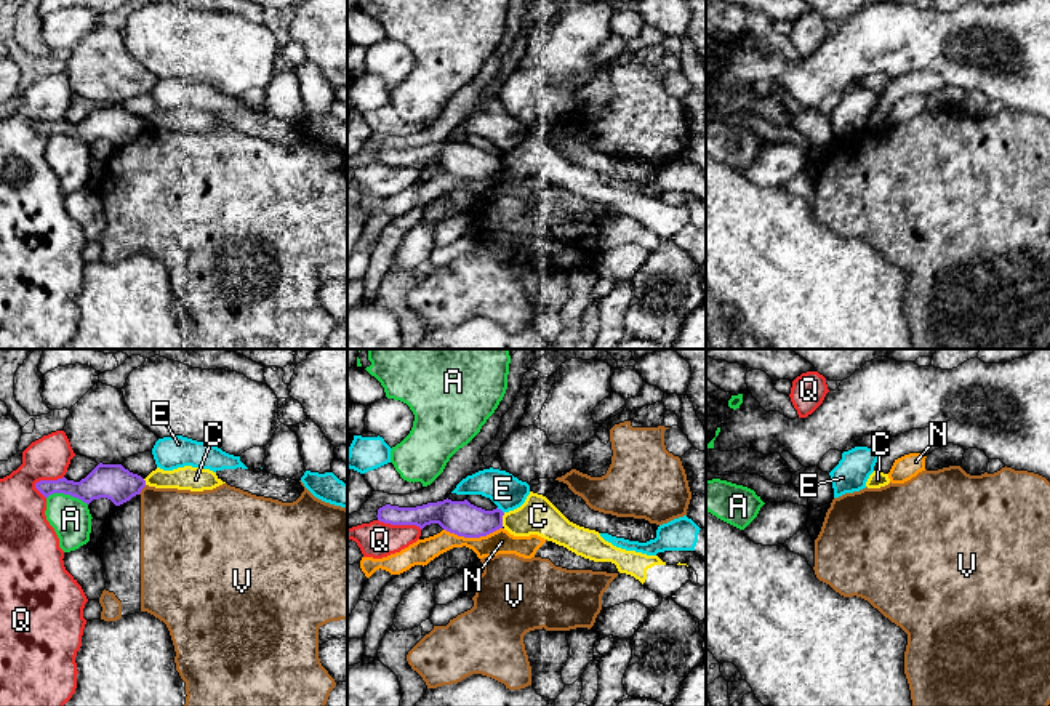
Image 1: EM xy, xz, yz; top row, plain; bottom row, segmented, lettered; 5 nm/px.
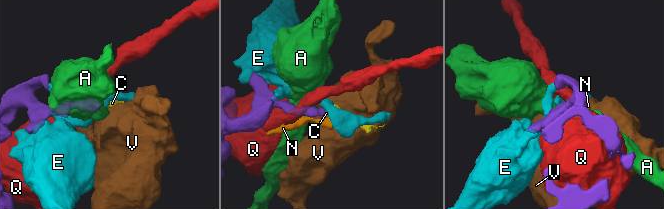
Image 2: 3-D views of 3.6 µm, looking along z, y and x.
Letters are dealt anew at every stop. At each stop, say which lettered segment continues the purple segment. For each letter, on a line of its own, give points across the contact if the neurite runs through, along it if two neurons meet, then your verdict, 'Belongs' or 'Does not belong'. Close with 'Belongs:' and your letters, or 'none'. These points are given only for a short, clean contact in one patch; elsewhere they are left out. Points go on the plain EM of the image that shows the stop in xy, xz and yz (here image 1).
A: Boundary: xy (47, 138), (69, 135), (87, 146). Does not belong
C: Does not belong
E: Does not belong
N: Does not belong
Q: Does not belong
V: Does not belong
Belongs: none

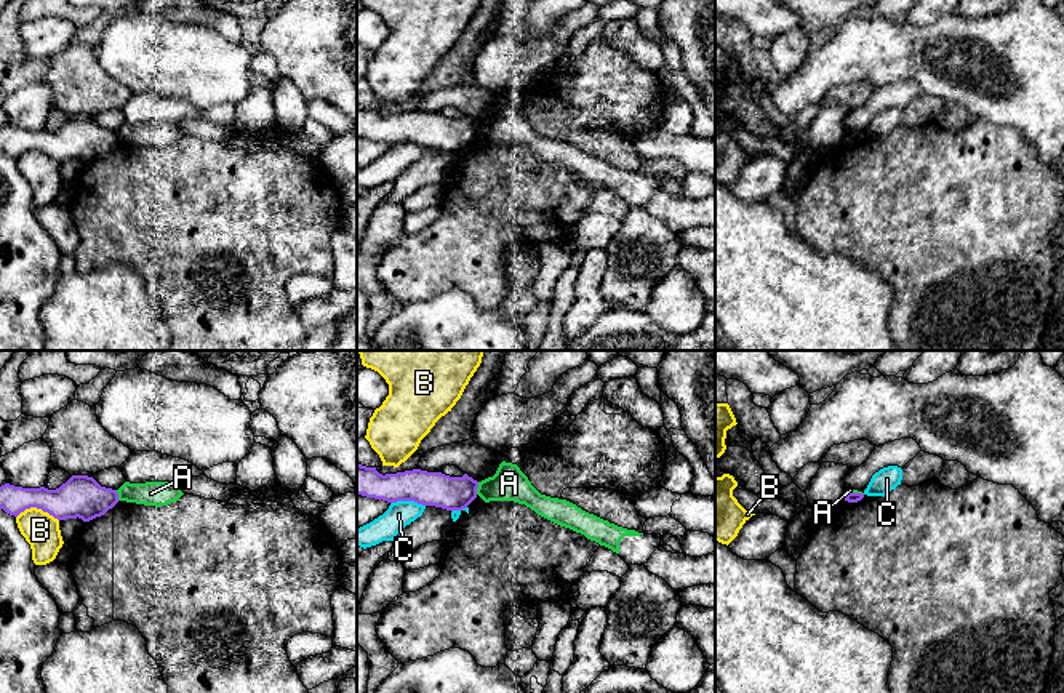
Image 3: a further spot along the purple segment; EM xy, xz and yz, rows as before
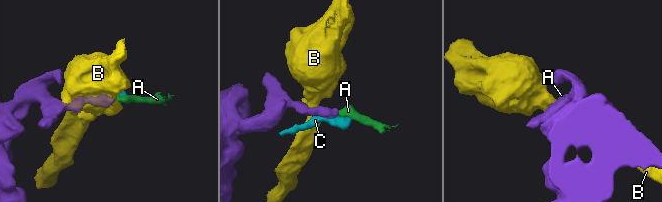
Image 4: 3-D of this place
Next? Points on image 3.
A: Does not belong
B: Boundary: xy (16, 157), (26, 151), (40, 149), (58, 162). Does not belong
C: Does not belong
Belongs: none

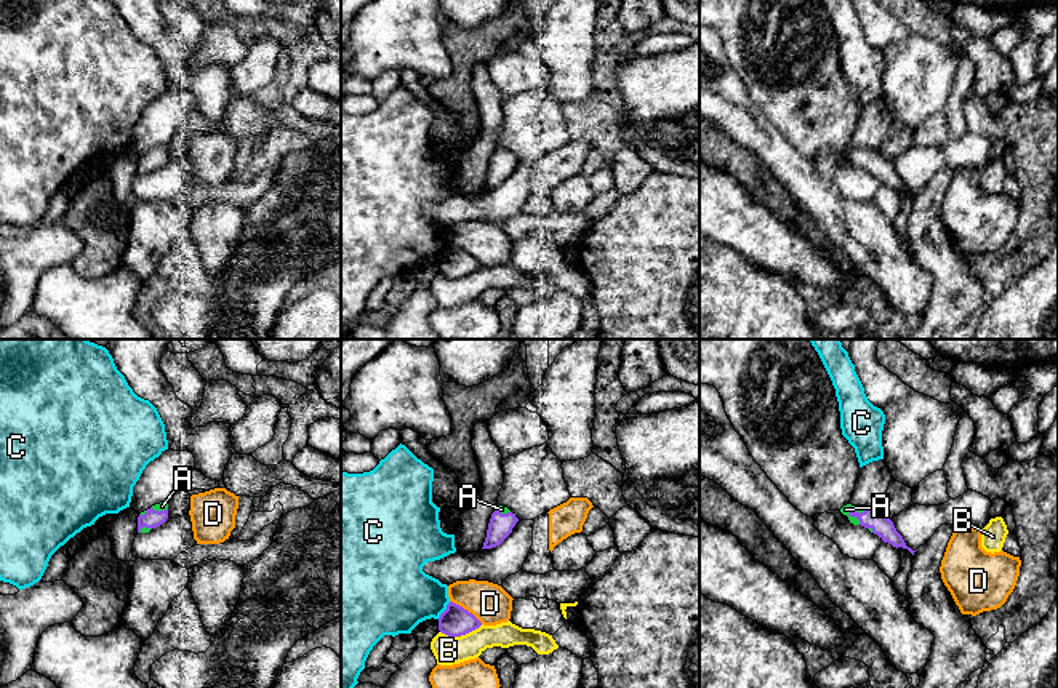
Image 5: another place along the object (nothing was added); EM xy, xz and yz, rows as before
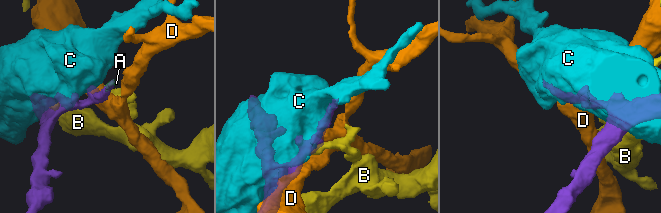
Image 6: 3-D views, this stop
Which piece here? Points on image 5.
A: Belongs
B: Does not belong
C: Does not belong
D: Does not belong
Belongs: A

